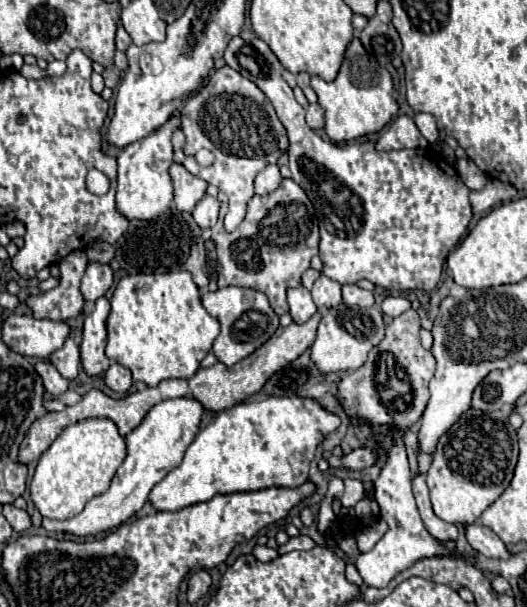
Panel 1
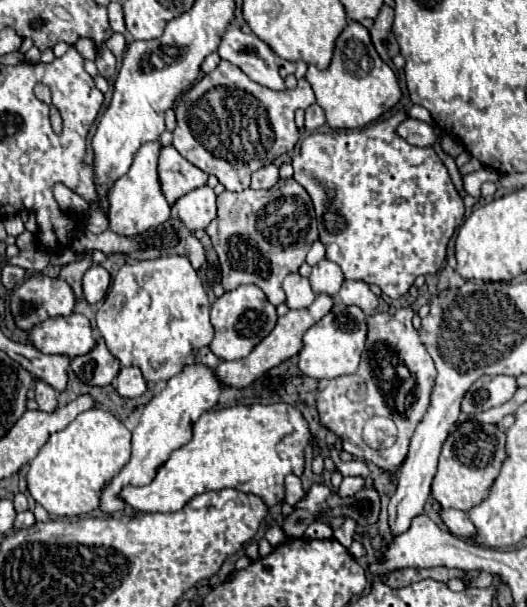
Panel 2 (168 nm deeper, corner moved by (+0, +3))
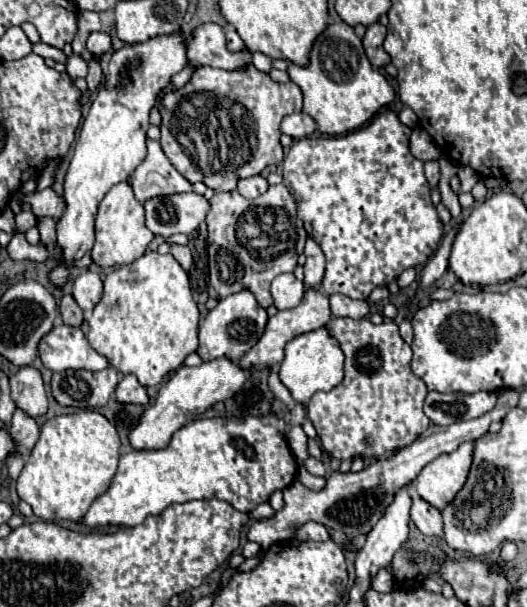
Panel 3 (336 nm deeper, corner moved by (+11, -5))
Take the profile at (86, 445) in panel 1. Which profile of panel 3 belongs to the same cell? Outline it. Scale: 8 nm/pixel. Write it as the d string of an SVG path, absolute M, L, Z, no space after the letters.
M98 411L46 419L40 427L40 439L18 477L18 495L32 507L34 515L44 521L78 521L86 515L94 499L108 491L118 469L118 457L118 433Z

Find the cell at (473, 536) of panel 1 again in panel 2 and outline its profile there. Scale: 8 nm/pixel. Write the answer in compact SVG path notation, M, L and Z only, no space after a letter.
M441 509L441 519L449 527L449 531L453 535L457 535L457 537L471 539L471 537L477 535L475 525L471 523L471 519L469 519L469 515L465 511L459 511L459 509Z

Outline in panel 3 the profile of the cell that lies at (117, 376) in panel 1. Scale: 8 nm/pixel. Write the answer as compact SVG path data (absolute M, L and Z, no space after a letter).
M126 375L118 387L116 387L116 399L120 403L138 403L138 405L148 405L148 393L146 387L140 385L136 375Z

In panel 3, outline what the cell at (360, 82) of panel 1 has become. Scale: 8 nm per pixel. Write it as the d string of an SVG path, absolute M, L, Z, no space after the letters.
M344 21L328 25L318 35L318 39L314 41L308 65L300 67L296 63L290 63L288 65L288 75L304 93L304 113L312 115L320 133L326 133L326 135L342 135L342 133L358 129L368 119L372 119L380 111L380 107L388 105L394 99L394 89L390 87L390 83L386 81L386 77L380 71L372 69L372 65L370 65L370 61L364 53L362 41L356 37L354 29L350 25L346 25Z

